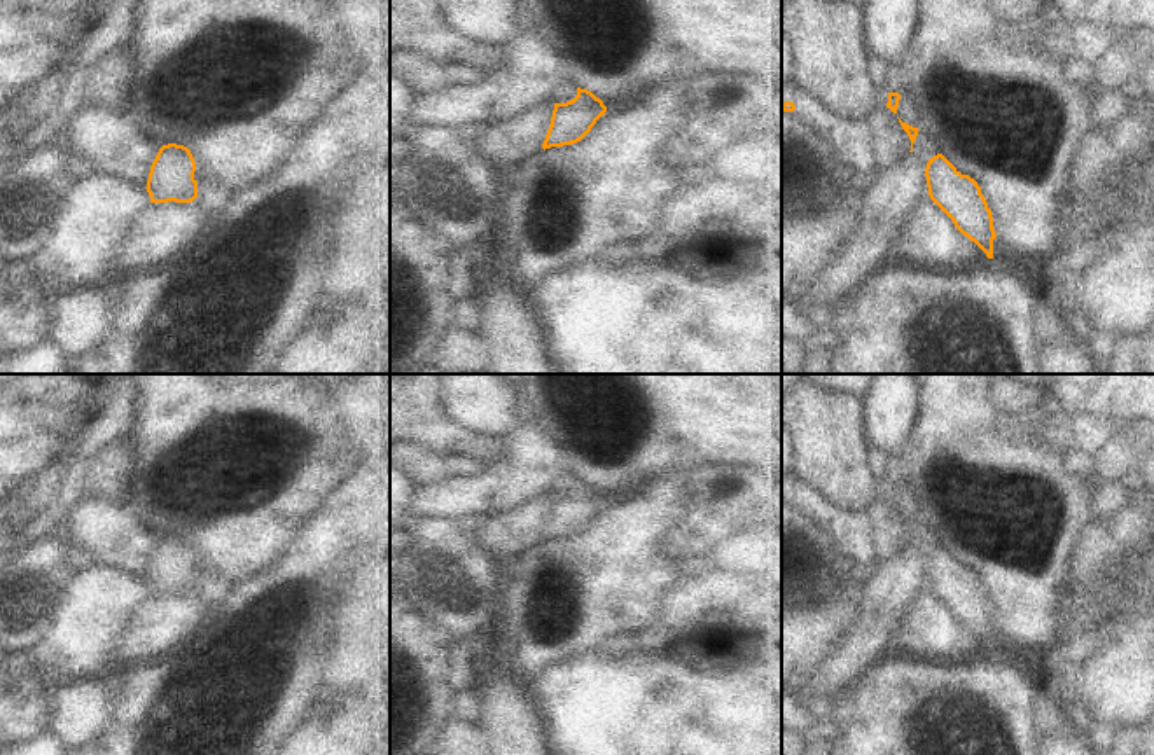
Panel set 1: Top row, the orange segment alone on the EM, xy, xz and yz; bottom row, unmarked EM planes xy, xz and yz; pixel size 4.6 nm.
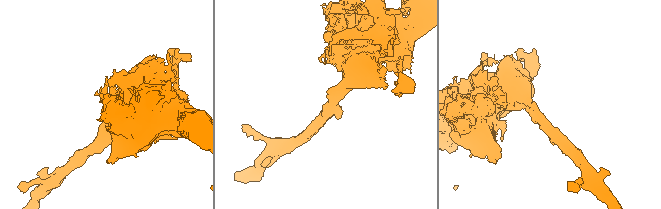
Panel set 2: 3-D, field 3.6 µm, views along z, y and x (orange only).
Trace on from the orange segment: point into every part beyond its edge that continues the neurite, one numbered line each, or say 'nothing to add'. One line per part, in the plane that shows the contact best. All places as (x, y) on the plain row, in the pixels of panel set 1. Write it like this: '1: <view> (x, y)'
nothing to add

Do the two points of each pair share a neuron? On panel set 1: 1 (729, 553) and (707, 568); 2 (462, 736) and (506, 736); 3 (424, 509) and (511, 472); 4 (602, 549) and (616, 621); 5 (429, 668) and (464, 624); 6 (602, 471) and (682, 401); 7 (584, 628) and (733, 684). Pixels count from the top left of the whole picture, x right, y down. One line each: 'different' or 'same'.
1: same
2: different
3: same
4: same
5: different
6: same
7: different

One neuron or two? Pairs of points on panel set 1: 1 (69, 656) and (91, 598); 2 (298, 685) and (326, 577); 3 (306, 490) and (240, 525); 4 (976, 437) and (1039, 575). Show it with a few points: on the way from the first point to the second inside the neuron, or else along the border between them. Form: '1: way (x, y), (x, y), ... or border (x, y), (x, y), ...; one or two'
1: way (79, 642), (91, 619), (91, 612); one
2: way (298, 659), (298, 630), (308, 617), (310, 603); one
3: way (291, 490), (256, 511); one
4: way (1016, 472), (1056, 497), (1063, 514), (1055, 535); one

